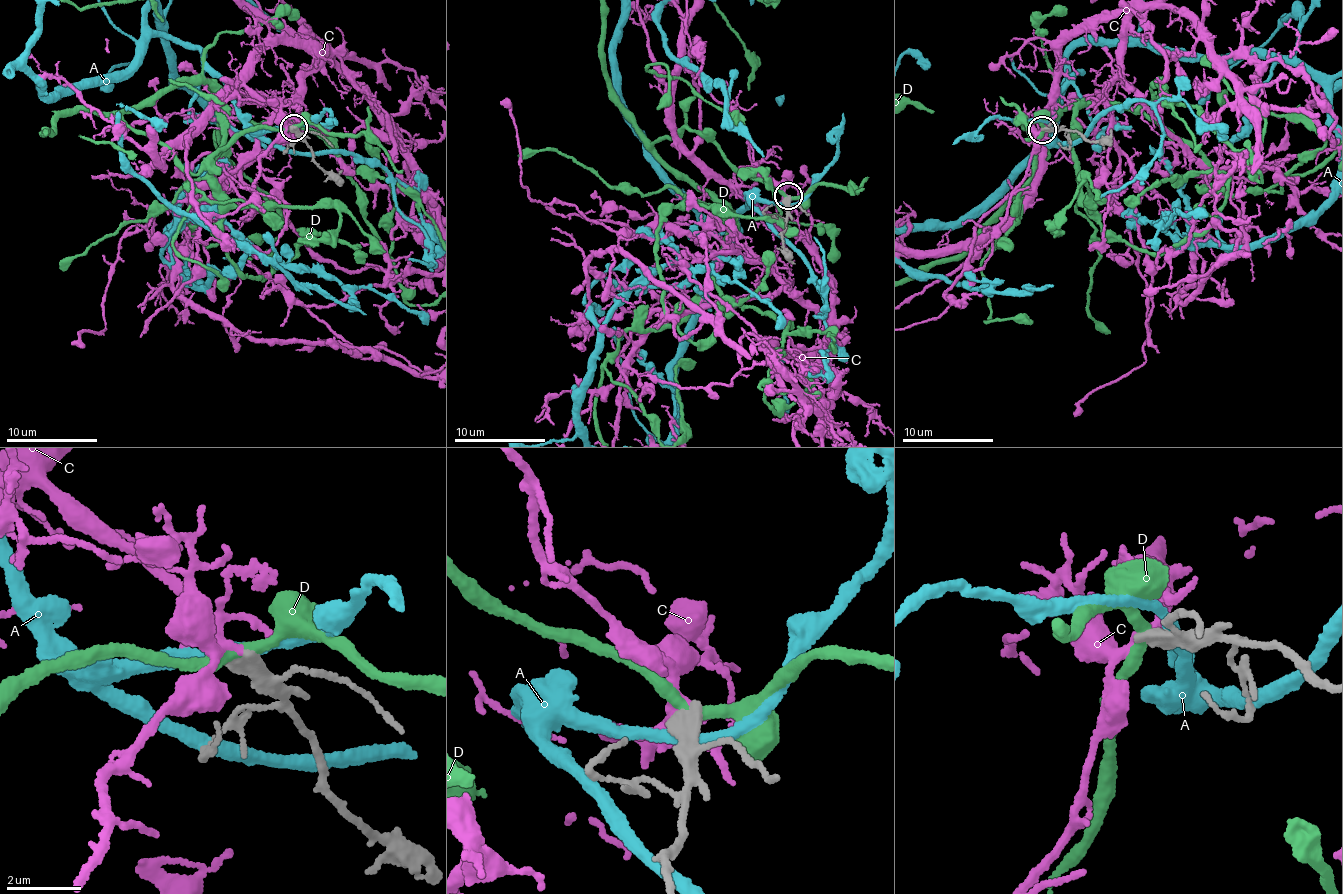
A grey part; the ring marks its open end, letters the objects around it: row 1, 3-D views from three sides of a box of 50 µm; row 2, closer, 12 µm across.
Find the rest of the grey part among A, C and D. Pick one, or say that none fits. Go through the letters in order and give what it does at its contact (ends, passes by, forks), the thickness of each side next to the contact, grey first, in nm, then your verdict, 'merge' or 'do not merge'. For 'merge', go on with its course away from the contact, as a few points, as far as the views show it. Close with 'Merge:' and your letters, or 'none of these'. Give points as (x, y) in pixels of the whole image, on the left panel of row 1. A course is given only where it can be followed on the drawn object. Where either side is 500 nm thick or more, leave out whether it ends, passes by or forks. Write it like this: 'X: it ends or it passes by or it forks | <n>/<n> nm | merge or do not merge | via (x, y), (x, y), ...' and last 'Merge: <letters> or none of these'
A: 550/300 nm | do not merge
C: 500/280 nm | merge
D: 550/320 nm | do not merge
Merge: C

